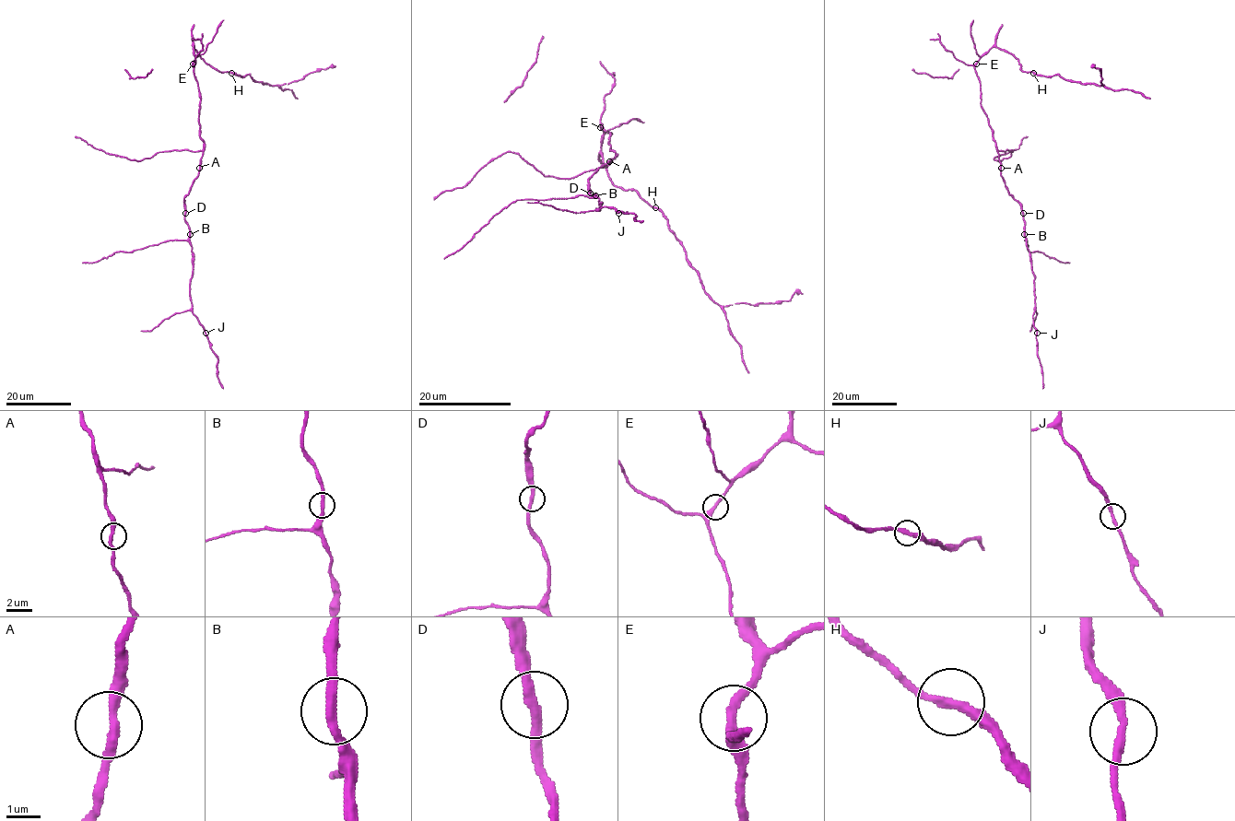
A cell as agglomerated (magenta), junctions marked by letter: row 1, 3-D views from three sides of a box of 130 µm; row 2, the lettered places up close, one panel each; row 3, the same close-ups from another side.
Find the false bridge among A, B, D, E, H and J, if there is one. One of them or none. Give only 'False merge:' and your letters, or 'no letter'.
False merge: no letter

